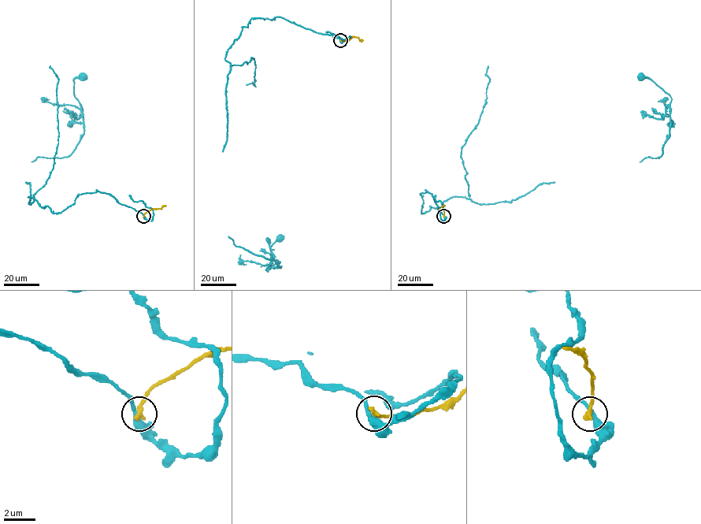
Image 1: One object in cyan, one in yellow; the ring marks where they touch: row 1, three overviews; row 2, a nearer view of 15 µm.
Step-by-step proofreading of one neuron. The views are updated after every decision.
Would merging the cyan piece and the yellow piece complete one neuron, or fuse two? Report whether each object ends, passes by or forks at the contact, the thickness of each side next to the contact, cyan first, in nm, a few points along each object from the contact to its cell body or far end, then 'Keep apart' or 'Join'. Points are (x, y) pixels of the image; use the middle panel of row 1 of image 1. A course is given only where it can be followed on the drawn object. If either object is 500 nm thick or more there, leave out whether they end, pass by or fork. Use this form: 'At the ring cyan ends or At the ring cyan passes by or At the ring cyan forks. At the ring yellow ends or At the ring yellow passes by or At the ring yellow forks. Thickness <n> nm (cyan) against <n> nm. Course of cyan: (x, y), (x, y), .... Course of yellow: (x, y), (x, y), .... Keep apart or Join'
At the ring cyan passes by. At the ring yellow ends. Thickness 320 nm (cyan) against 340 nm. Course of cyan: (340, 41), (278, 16), (252, 18), (225, 58), (228, 236), (276, 268), (270, 247), (280, 237). Course of yellow: (340, 40), (353, 37), (363, 40). Keep apart

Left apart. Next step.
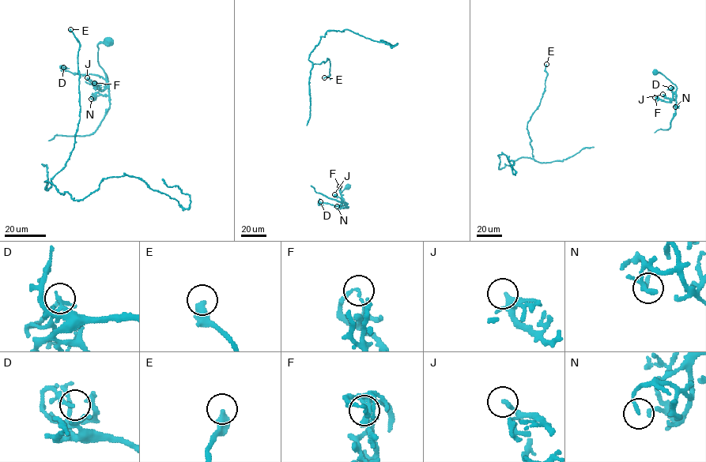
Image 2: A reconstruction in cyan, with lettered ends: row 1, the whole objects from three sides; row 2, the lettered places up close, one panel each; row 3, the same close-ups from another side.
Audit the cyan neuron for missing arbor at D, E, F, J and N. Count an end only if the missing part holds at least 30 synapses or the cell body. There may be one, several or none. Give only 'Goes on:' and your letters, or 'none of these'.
Goes on: E

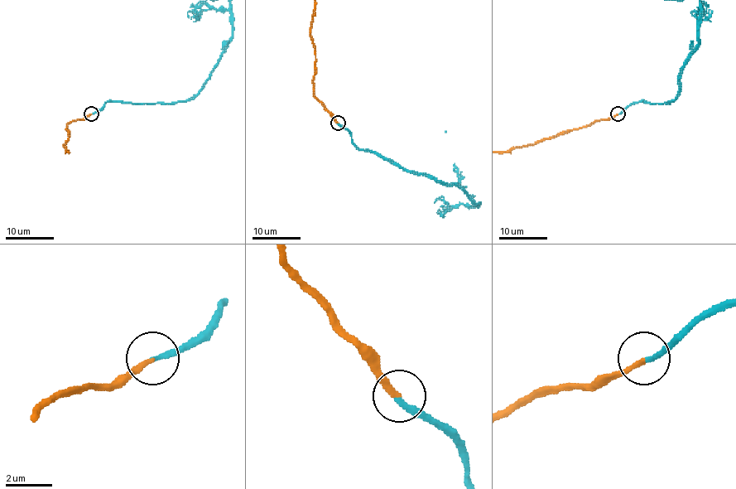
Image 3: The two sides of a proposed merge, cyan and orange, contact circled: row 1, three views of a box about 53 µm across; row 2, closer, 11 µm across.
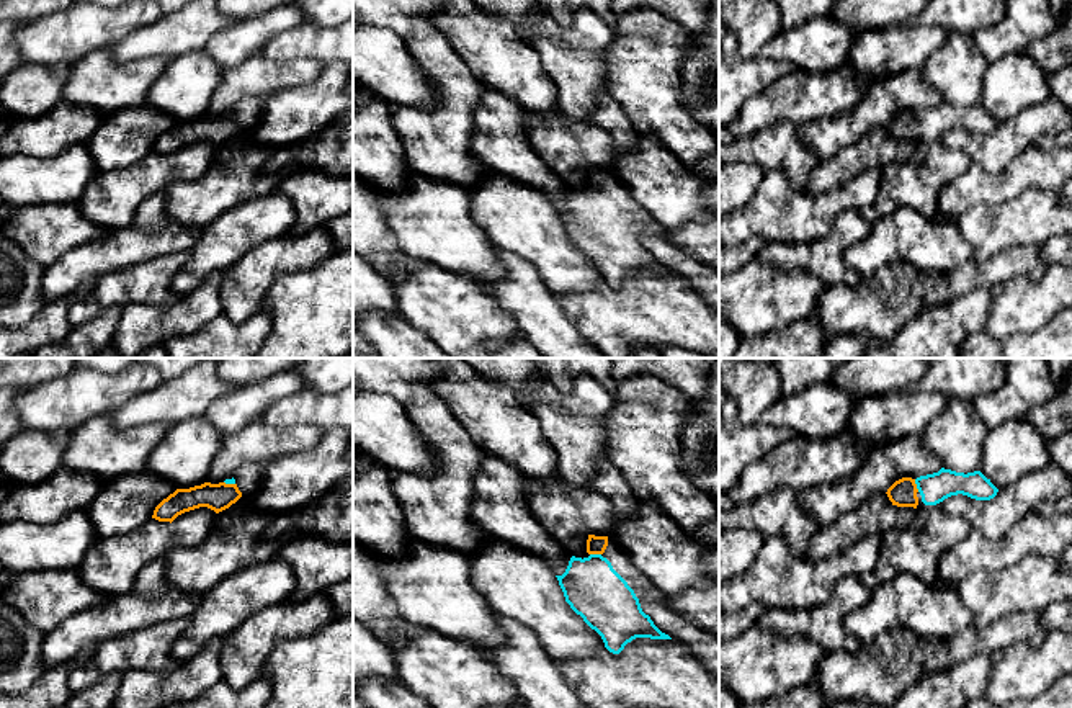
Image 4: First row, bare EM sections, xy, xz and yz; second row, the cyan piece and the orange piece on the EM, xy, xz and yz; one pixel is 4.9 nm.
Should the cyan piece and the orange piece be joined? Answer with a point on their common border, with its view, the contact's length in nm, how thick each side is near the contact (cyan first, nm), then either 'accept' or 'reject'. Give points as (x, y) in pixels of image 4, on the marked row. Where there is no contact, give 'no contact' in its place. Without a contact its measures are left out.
meets cyan in yz at (917, 486); contact 70 nm long; 150 nm thick on the cyan side, 140 nm on the other; accept

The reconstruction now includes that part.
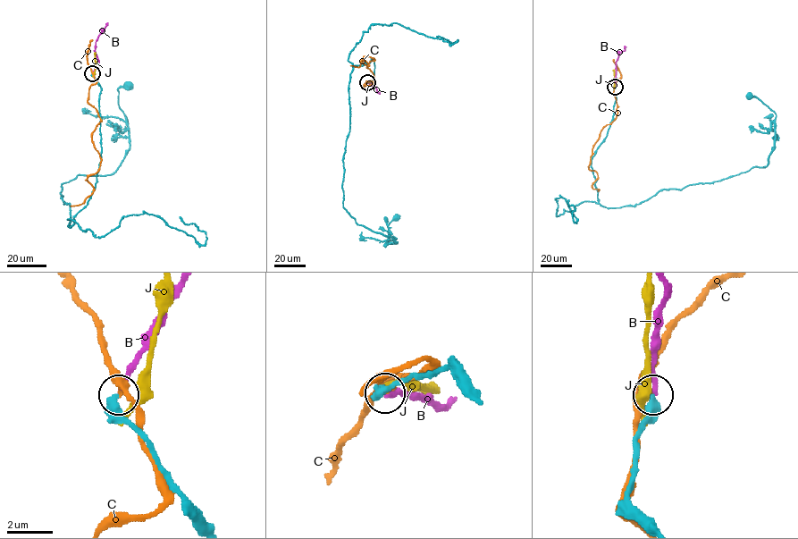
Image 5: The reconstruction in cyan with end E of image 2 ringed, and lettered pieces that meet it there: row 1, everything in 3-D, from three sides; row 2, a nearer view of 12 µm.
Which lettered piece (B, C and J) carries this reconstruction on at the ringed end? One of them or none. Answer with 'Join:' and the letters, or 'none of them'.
Join: B

